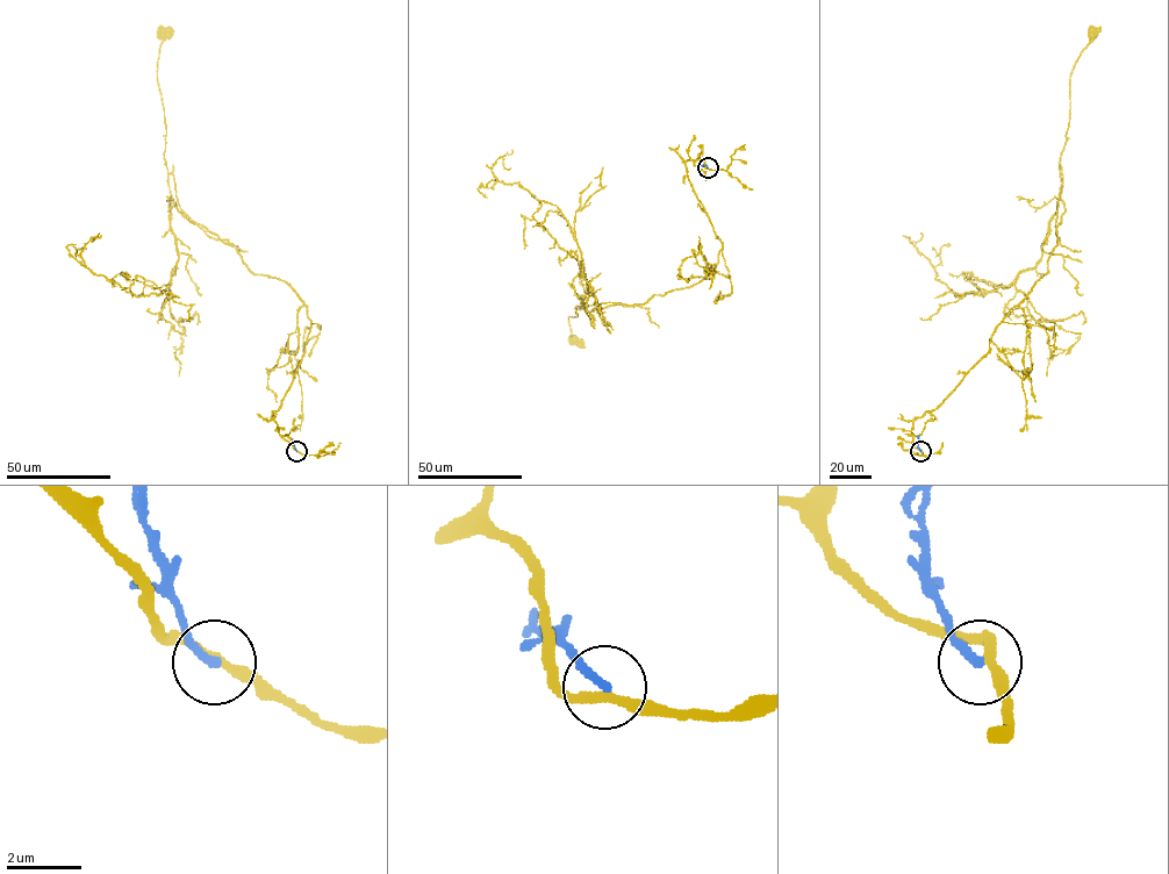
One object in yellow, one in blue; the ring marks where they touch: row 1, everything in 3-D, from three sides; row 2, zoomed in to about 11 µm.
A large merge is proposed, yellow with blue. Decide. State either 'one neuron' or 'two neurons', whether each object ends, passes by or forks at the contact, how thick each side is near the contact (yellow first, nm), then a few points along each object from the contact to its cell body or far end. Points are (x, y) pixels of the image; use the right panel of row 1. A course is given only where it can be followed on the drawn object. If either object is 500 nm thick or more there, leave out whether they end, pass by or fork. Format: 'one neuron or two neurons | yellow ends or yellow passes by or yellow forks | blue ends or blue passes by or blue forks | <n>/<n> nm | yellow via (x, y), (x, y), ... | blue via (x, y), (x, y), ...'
two neurons | yellow passes by | blue ends | 240/240 nm | yellow via (922, 451), (915, 420), (988, 352), (995, 328), (1047, 271), (1064, 209), (1070, 74), (1092, 33) | blue via (920, 451), (919, 436)

